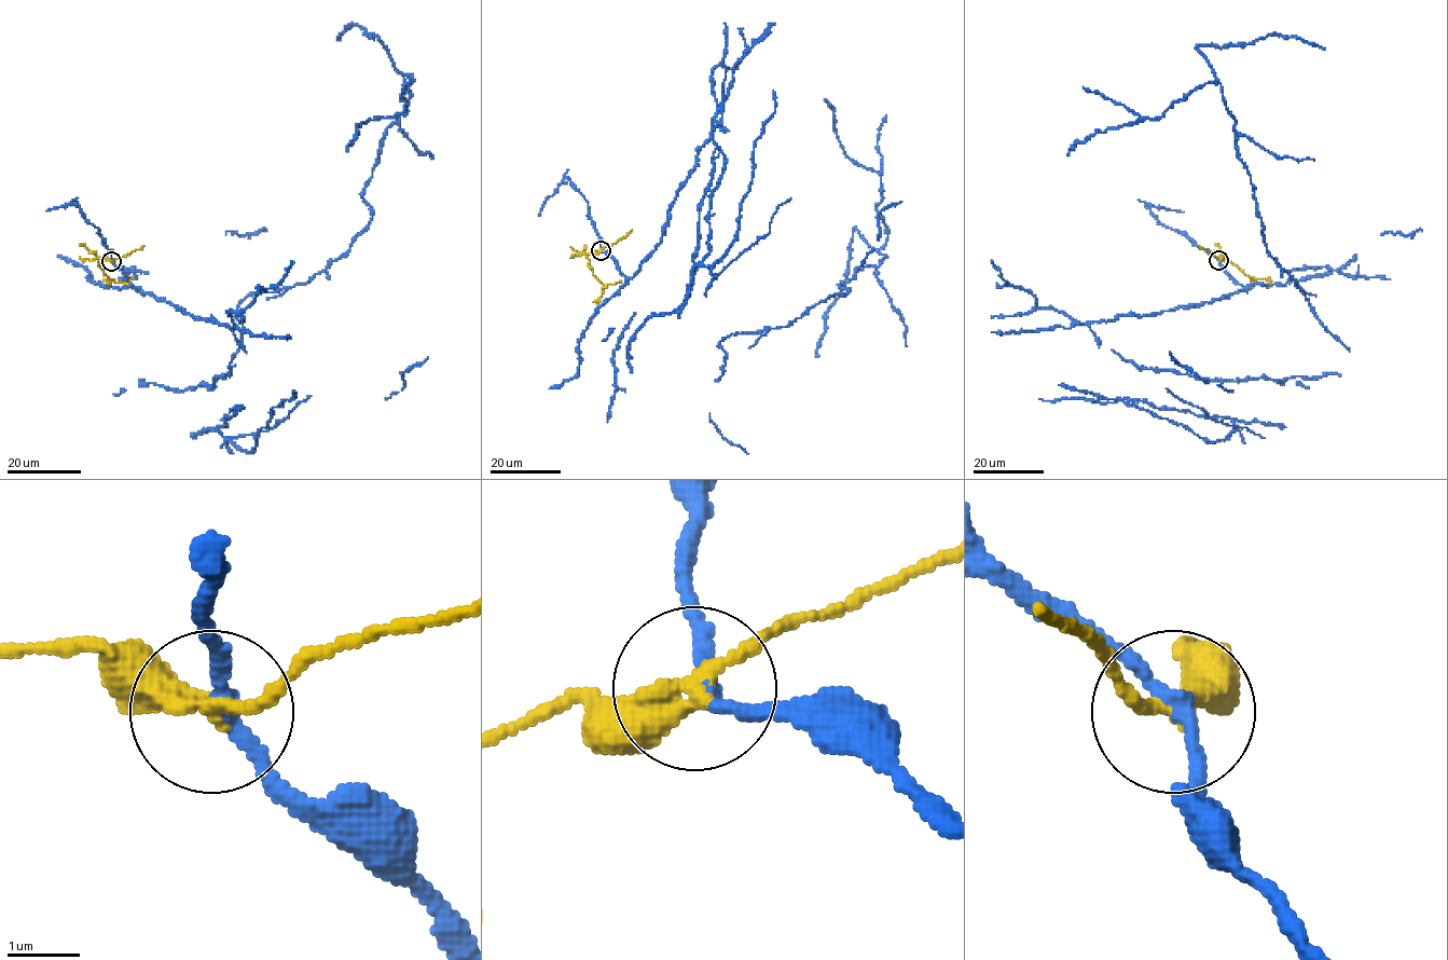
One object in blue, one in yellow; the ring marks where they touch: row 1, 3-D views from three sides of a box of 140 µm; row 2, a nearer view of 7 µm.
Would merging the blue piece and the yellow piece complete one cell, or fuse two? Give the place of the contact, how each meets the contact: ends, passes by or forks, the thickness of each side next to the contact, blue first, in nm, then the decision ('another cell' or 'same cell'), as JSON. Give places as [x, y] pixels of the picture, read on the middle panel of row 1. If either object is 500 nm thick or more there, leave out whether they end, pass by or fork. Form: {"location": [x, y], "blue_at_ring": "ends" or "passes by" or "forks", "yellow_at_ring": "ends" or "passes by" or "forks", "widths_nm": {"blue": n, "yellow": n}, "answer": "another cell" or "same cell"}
{"location": [601, 250], "blue_at_ring": "passes by", "yellow_at_ring": "passes by", "widths_nm": {"blue": 200, "yellow": 280}, "answer": "another cell"}

